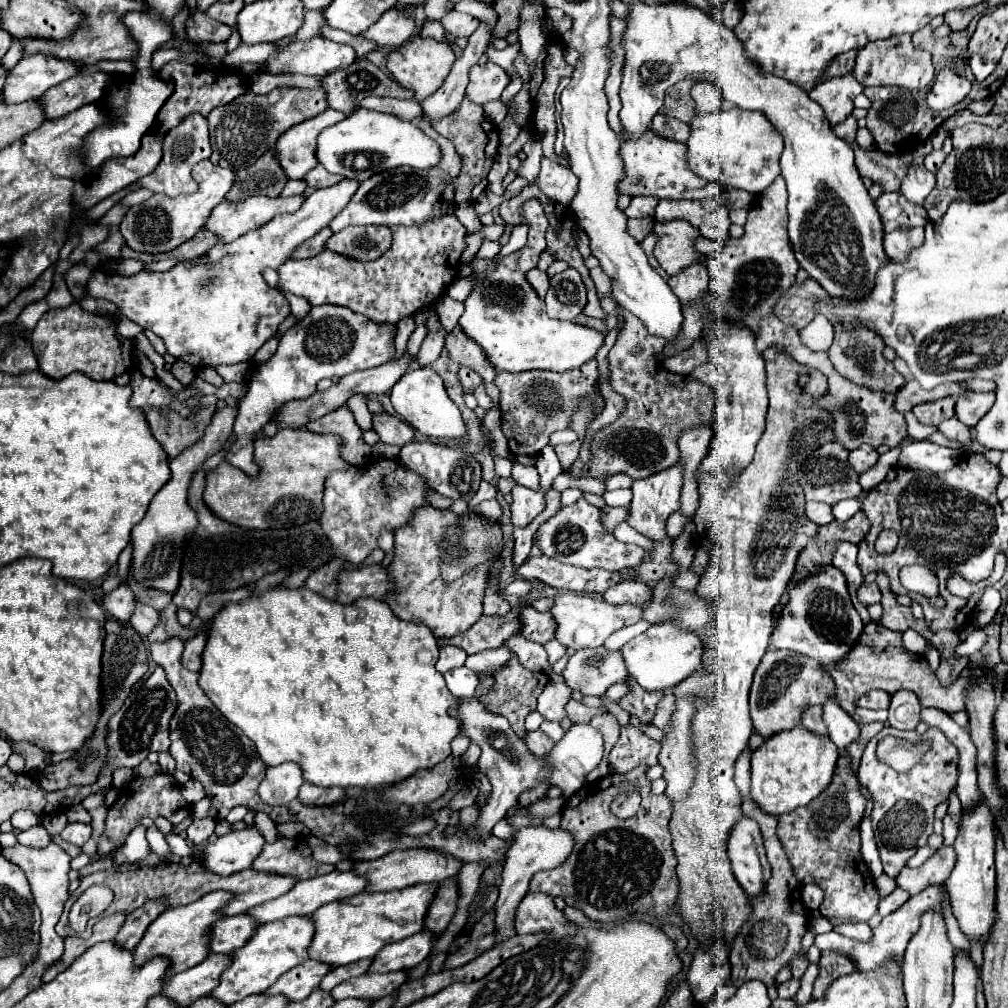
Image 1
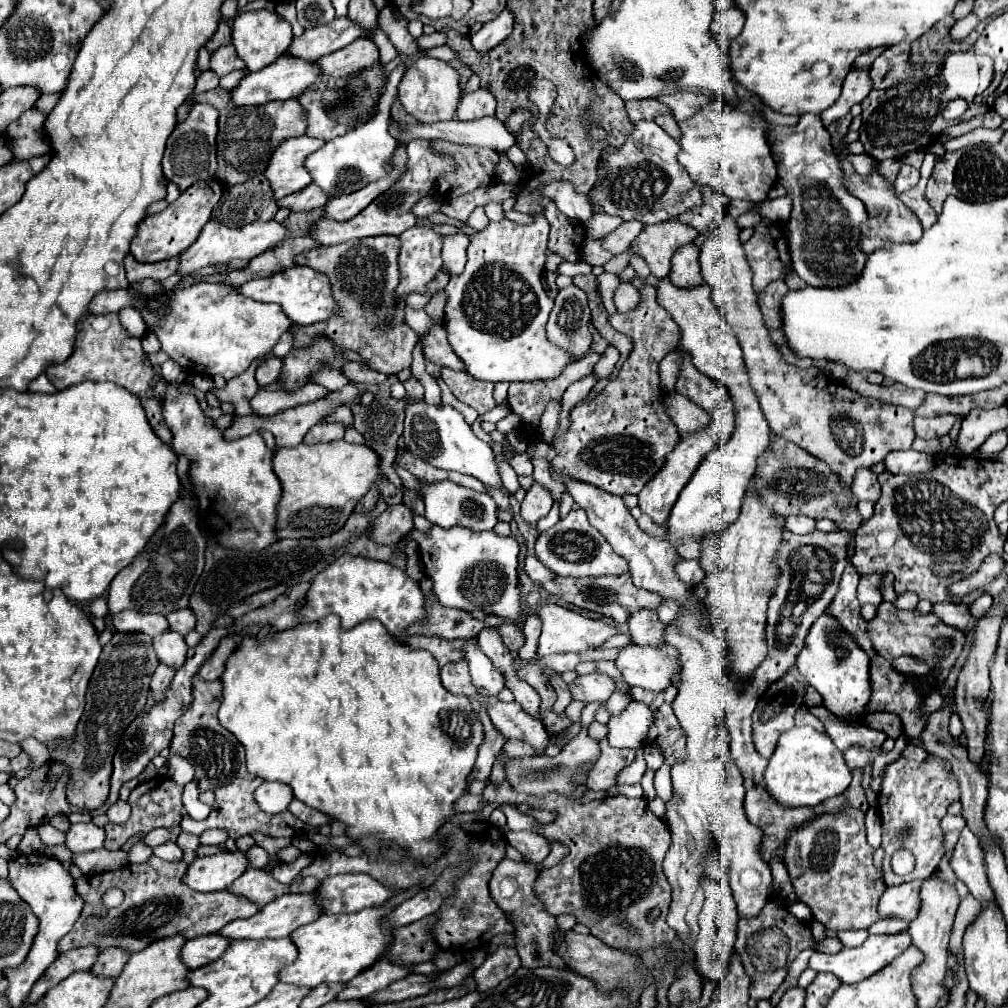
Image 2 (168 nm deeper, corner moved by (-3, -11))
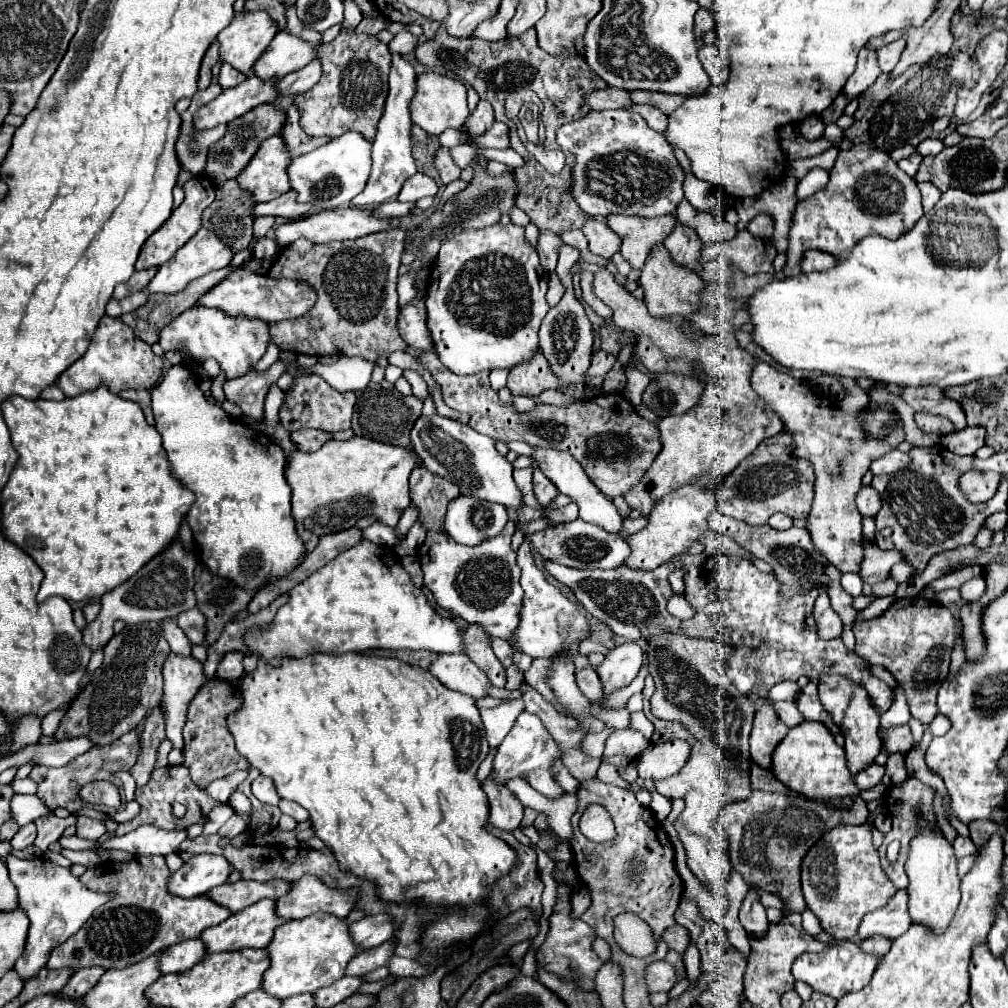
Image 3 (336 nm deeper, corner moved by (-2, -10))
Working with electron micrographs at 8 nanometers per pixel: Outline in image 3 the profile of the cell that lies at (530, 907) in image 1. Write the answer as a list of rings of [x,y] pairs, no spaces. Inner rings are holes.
[[[654,961],[654,963],[646,965],[644,977],[646,977],[648,993],[658,993],[658,991],[668,993],[672,989],[672,985],[676,983],[676,971],[666,961]]]

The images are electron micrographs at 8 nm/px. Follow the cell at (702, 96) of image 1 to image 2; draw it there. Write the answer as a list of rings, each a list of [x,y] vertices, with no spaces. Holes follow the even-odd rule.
[[[677,92],[677,94],[671,94],[671,96],[659,96],[657,100],[663,102],[671,110],[671,114],[677,122],[691,118],[693,114],[699,112],[699,108],[703,104],[709,102],[707,96],[695,94],[695,92]]]

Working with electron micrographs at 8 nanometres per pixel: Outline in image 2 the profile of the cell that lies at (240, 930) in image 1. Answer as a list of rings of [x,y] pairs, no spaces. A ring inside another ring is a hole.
[[[221,934],[197,936],[197,938],[191,938],[185,942],[185,946],[181,950],[181,960],[183,960],[183,964],[187,964],[189,970],[195,970],[195,968],[215,962],[227,950],[229,944],[231,942]]]

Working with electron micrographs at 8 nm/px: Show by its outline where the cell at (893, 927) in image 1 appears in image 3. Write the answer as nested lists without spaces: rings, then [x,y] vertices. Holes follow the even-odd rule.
[[[840,941],[824,953],[802,953],[794,961],[792,975],[800,981],[806,981],[814,991],[822,991],[822,993],[828,993],[834,999],[840,999],[844,993],[858,991],[864,985],[868,985],[878,963],[880,963],[880,957],[876,957],[872,953],[864,953],[858,943]]]

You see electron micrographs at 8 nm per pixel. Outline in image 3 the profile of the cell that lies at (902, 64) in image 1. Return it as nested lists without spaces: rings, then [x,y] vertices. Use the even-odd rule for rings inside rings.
[[[900,37],[898,41],[888,43],[882,49],[878,49],[878,65],[880,65],[880,69],[890,73],[896,67],[896,63],[900,61],[900,55],[902,55],[904,47],[906,47],[906,39]]]

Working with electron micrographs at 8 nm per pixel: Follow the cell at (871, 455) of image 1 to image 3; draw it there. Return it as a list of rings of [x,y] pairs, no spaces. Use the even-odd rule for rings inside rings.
[[[862,487],[856,495],[856,505],[858,505],[858,511],[864,515],[864,517],[876,517],[878,509],[880,509],[880,497],[878,497],[878,491],[872,489],[872,487]]]

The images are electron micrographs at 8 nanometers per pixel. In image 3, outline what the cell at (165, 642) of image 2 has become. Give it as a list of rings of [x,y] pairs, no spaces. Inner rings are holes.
[[[170,653],[166,657],[166,663],[162,667],[162,675],[164,675],[164,697],[162,697],[162,711],[166,715],[166,737],[170,739],[174,749],[182,749],[184,741],[182,741],[182,725],[186,721],[186,711],[190,701],[194,699],[194,695],[198,693],[198,689],[206,683],[206,677],[202,677],[202,663],[196,661],[192,655],[184,657],[184,655],[176,655]]]

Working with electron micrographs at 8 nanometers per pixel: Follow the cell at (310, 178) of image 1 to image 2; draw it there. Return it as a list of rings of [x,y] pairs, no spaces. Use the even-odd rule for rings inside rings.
[[[309,184],[307,188],[289,194],[287,198],[279,200],[279,208],[289,208],[291,212],[307,212],[307,210],[315,210],[315,208],[323,208],[327,204],[329,196],[325,192],[321,192],[315,184]]]

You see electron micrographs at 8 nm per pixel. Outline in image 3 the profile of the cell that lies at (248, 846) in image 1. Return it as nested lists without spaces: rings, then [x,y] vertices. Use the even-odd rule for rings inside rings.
[[[194,855],[170,877],[170,893],[196,897],[228,881],[232,867],[222,855]]]

